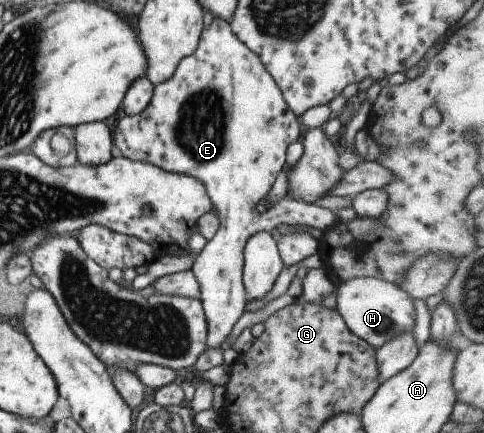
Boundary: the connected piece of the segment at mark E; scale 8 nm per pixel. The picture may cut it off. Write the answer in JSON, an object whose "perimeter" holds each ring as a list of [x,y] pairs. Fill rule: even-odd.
{"perimeter":[[[214,18],[212,23],[202,30],[194,53],[178,63],[170,79],[154,87],[152,99],[146,109],[138,115],[119,118],[112,128],[114,144],[122,153],[122,157],[198,179],[206,187],[206,193],[213,203],[213,210],[220,222],[219,229],[195,256],[191,267],[200,285],[199,300],[208,323],[206,350],[221,349],[232,327],[245,311],[248,295],[243,281],[243,251],[246,241],[252,235],[260,231],[271,232],[279,224],[304,225],[325,230],[341,222],[340,217],[333,211],[295,199],[282,198],[262,214],[256,209],[260,199],[270,193],[286,161],[287,147],[300,139],[305,130],[299,122],[299,116],[290,111],[282,91],[270,72],[266,71],[260,57],[234,35],[229,21]]]}

